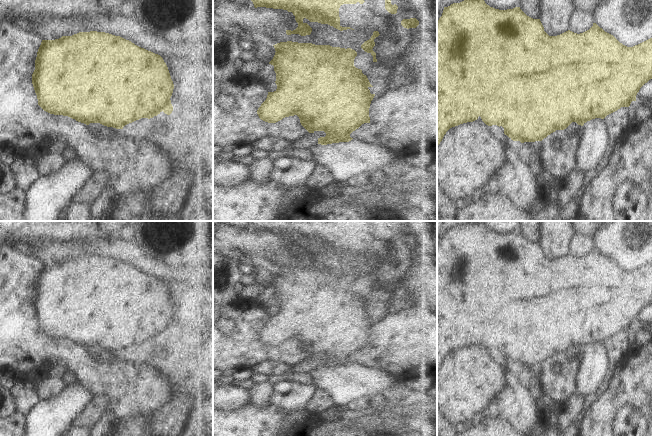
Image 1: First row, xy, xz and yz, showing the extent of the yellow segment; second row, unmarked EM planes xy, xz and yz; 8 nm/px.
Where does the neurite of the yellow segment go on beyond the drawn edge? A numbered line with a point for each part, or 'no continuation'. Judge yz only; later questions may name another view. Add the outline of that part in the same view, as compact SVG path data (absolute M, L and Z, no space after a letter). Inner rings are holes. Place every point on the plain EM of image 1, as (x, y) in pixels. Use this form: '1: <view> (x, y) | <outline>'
no continuation

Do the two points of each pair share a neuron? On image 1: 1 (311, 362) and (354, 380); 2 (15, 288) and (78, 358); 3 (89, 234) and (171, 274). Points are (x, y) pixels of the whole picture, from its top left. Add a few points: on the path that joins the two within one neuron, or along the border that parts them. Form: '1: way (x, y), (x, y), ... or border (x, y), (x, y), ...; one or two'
1: border (318, 368), (310, 373); two
2: way (15, 311), (15, 317), (47, 349), (55, 350); one
3: border (118, 237), (77, 242); two

